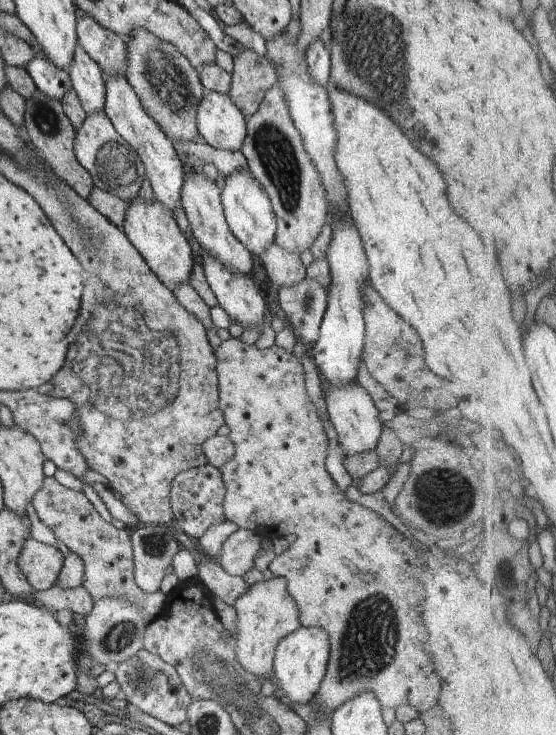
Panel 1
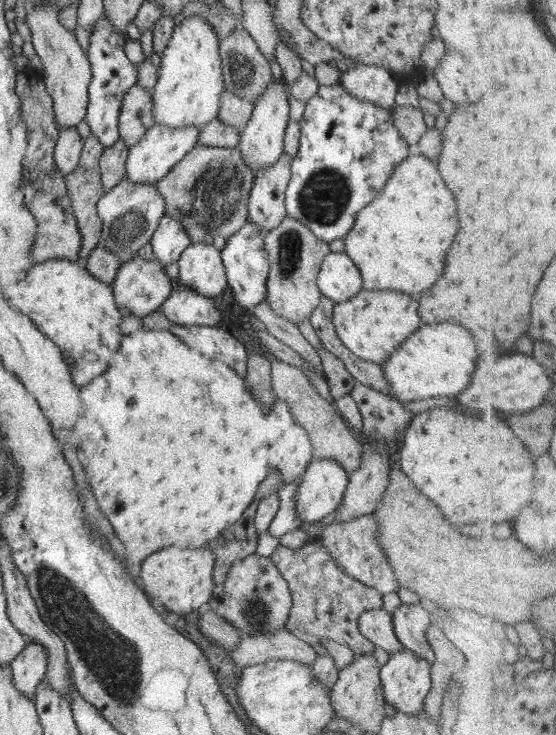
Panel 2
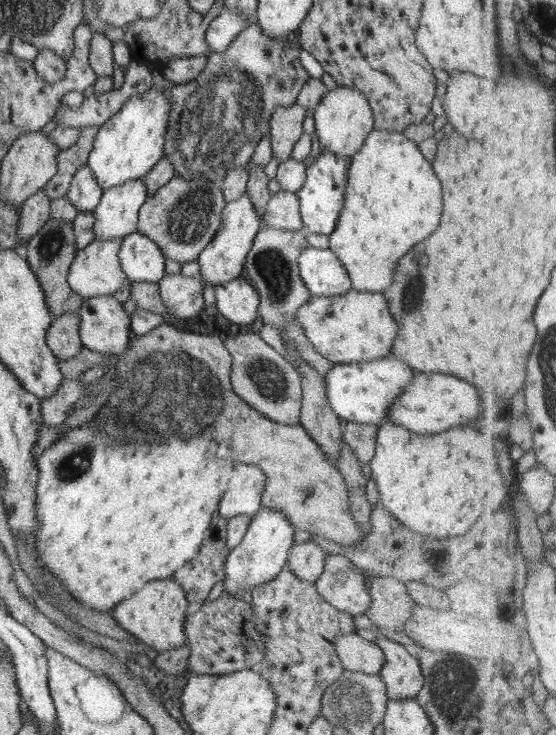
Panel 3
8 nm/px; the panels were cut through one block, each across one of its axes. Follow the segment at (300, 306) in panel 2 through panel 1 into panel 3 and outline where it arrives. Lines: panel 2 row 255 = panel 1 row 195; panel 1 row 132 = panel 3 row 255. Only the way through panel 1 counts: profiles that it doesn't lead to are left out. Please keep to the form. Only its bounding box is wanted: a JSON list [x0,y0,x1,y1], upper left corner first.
[243,226,311,334]

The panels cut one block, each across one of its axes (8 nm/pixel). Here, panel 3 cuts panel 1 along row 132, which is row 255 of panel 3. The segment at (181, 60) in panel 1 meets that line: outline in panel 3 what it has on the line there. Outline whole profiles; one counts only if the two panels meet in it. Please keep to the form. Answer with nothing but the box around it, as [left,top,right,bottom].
[136,176,226,264]

